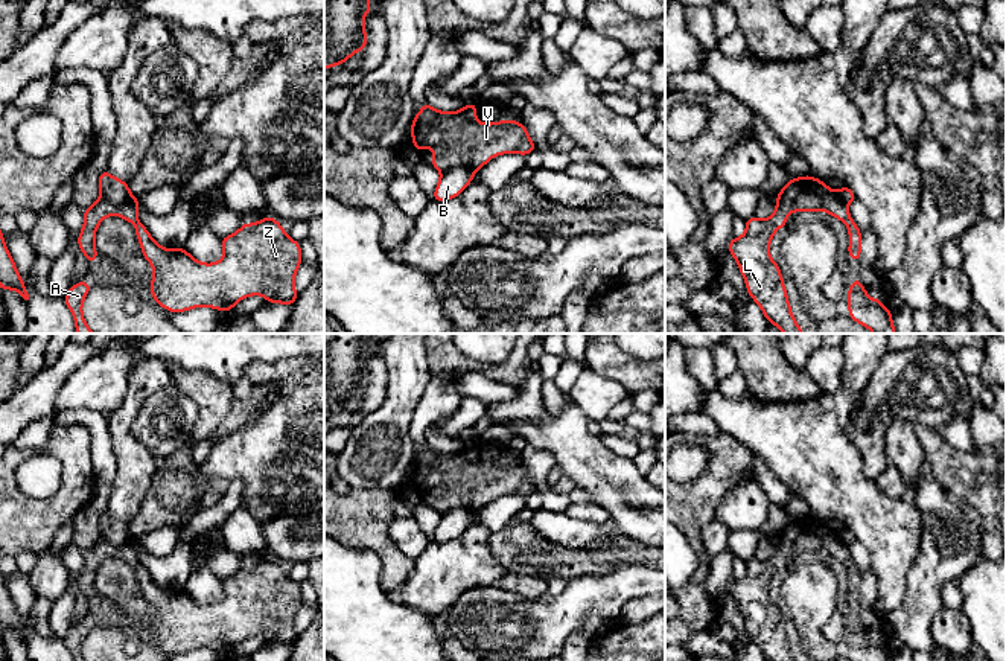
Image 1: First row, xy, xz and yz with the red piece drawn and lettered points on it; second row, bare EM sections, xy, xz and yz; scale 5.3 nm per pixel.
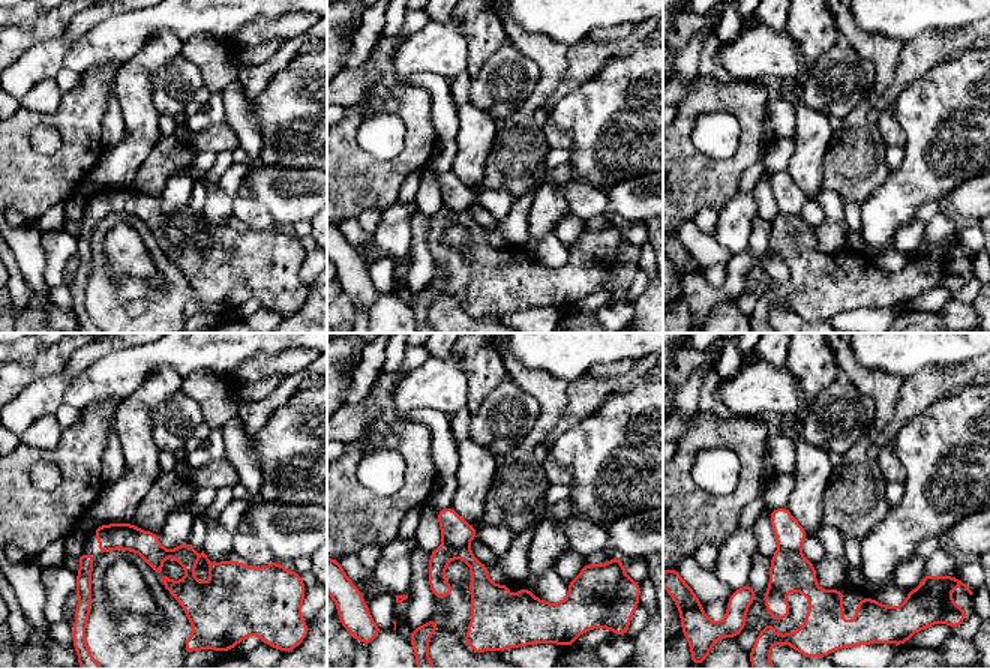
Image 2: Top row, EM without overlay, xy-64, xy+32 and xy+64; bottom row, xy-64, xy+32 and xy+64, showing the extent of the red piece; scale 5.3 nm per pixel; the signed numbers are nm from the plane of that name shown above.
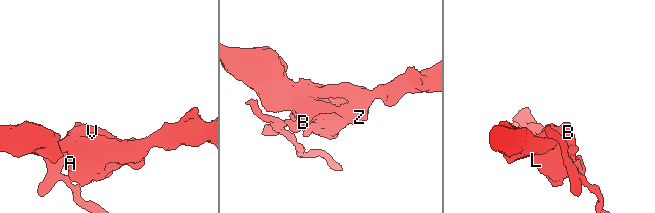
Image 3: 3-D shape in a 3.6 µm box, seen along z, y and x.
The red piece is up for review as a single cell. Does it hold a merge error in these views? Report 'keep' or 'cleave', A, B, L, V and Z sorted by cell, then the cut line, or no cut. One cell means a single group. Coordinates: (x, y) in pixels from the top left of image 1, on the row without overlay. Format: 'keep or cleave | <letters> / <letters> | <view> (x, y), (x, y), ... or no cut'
cleave | A L V Z / B | xy (101, 536), (117, 546), (134, 538)

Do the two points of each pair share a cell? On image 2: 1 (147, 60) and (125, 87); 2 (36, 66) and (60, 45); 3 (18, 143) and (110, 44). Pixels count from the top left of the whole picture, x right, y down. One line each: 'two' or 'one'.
1: one
2: one
3: two

